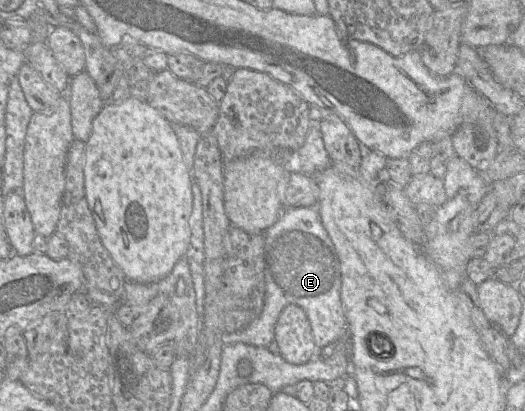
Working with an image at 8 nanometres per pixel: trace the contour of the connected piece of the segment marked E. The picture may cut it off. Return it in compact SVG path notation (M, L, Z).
M317 207L284 208L277 221L264 232L264 236L265 296L262 313L242 330L223 335L225 346L242 342L264 346L271 353L280 354L274 340L274 329L280 313L289 304L296 304L305 311L317 348L322 349L339 339L347 328L341 303L341 266Z

